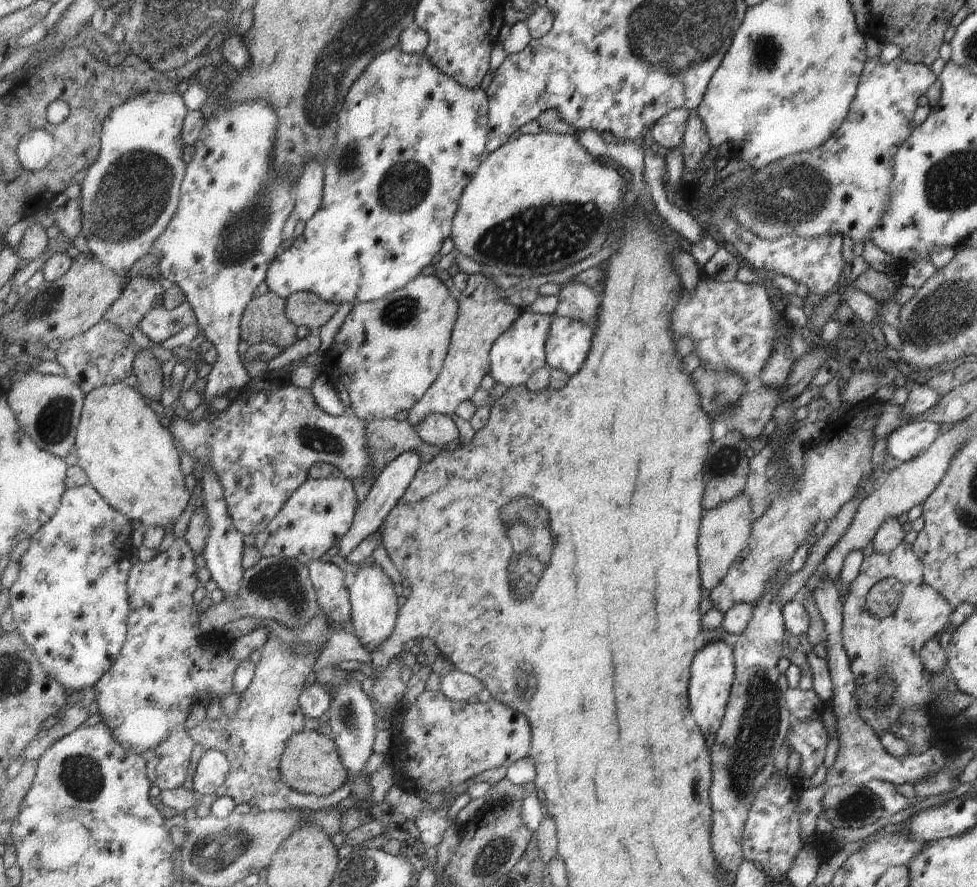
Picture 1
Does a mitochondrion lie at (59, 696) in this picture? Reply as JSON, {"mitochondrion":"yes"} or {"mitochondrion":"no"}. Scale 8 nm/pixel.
{"mitochondrion":"no"}

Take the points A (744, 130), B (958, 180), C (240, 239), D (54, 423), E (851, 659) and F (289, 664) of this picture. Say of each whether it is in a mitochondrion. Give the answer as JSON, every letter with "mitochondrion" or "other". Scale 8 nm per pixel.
{"A":"other","B":"mitochondrion","C":"mitochondrion","D":"mitochondrion","E":"other","F":"other"}

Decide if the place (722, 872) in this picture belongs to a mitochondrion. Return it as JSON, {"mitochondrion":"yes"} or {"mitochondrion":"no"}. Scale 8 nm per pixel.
{"mitochondrion":"no"}

